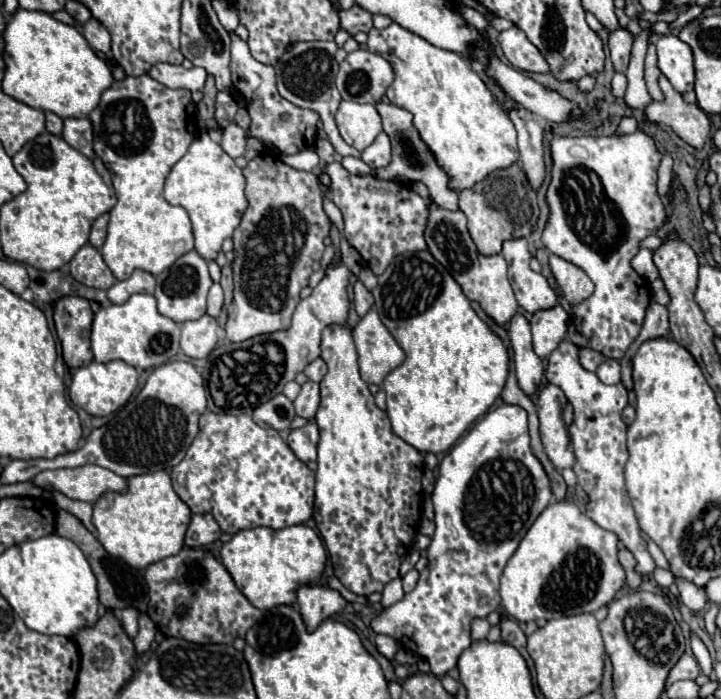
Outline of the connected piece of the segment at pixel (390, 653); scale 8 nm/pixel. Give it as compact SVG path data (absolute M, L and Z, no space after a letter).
M376 635L376 649L380 655L384 655L386 659L392 659L396 655L396 651L400 649L398 641L388 637L388 635Z

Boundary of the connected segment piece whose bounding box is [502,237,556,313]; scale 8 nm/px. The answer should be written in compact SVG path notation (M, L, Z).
M524 237L504 241L502 255L508 263L508 277L516 293L516 301L522 309L536 313L538 309L550 309L556 305L556 293L550 289L544 275L534 273L528 265L532 255Z

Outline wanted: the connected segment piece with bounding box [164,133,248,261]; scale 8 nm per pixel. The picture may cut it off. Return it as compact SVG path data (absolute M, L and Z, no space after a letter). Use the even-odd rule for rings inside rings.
M200 133L190 145L188 153L172 167L170 175L166 177L164 199L170 205L180 205L188 211L194 229L196 251L206 261L214 261L218 257L222 241L232 237L234 229L240 225L242 213L248 207L244 197L242 169L236 167L234 159L218 143L214 143L208 133Z

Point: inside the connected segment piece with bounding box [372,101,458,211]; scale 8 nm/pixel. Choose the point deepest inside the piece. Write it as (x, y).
(411, 159)

